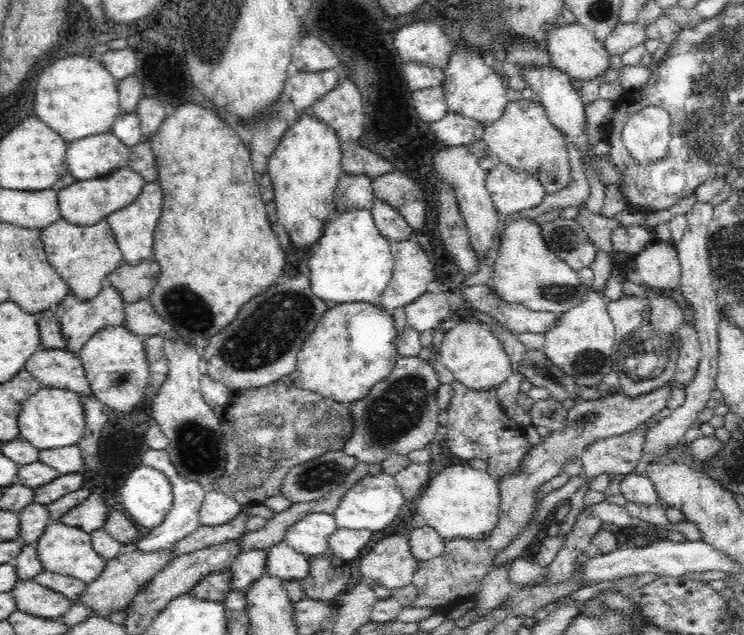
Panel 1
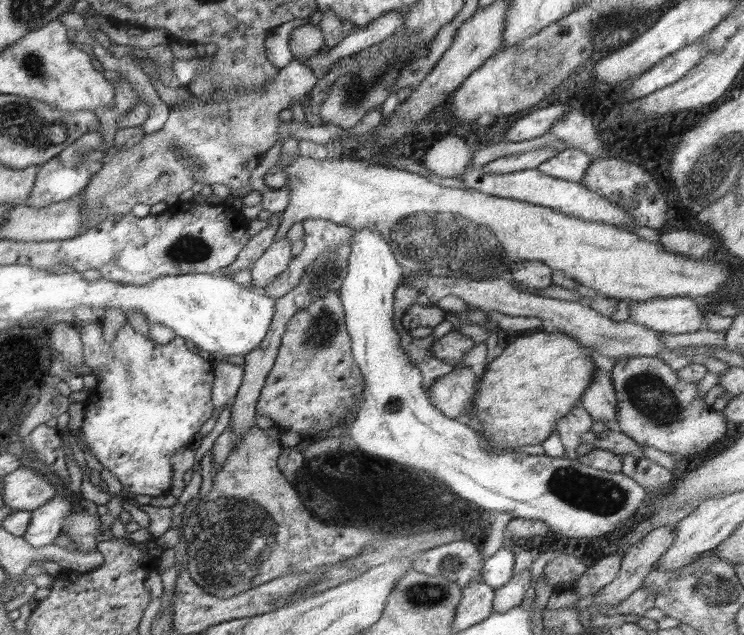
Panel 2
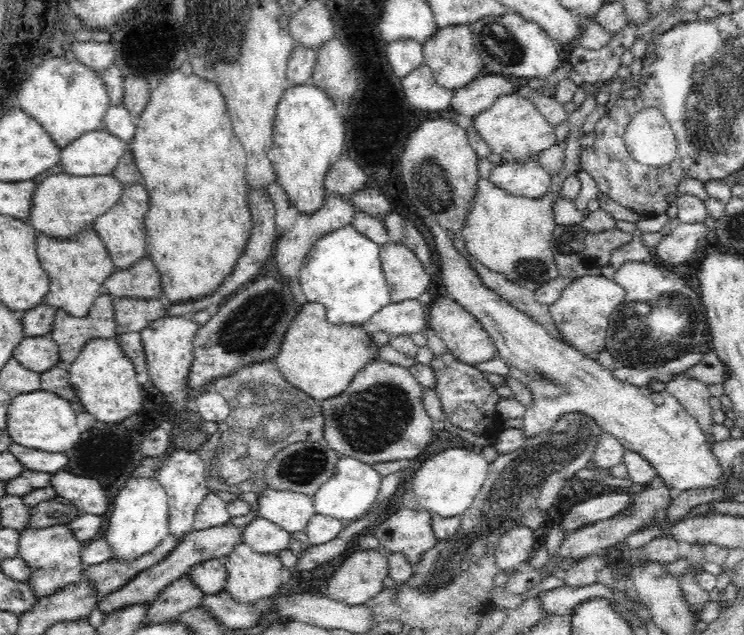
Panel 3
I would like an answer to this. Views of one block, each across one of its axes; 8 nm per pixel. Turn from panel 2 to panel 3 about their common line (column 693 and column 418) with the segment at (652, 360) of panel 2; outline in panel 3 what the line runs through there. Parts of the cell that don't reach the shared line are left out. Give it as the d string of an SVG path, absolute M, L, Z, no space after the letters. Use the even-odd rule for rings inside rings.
M386 361L370 362L356 373L343 394L322 401L328 447L369 465L416 458L434 434L433 419L424 409L422 388L410 369Z

